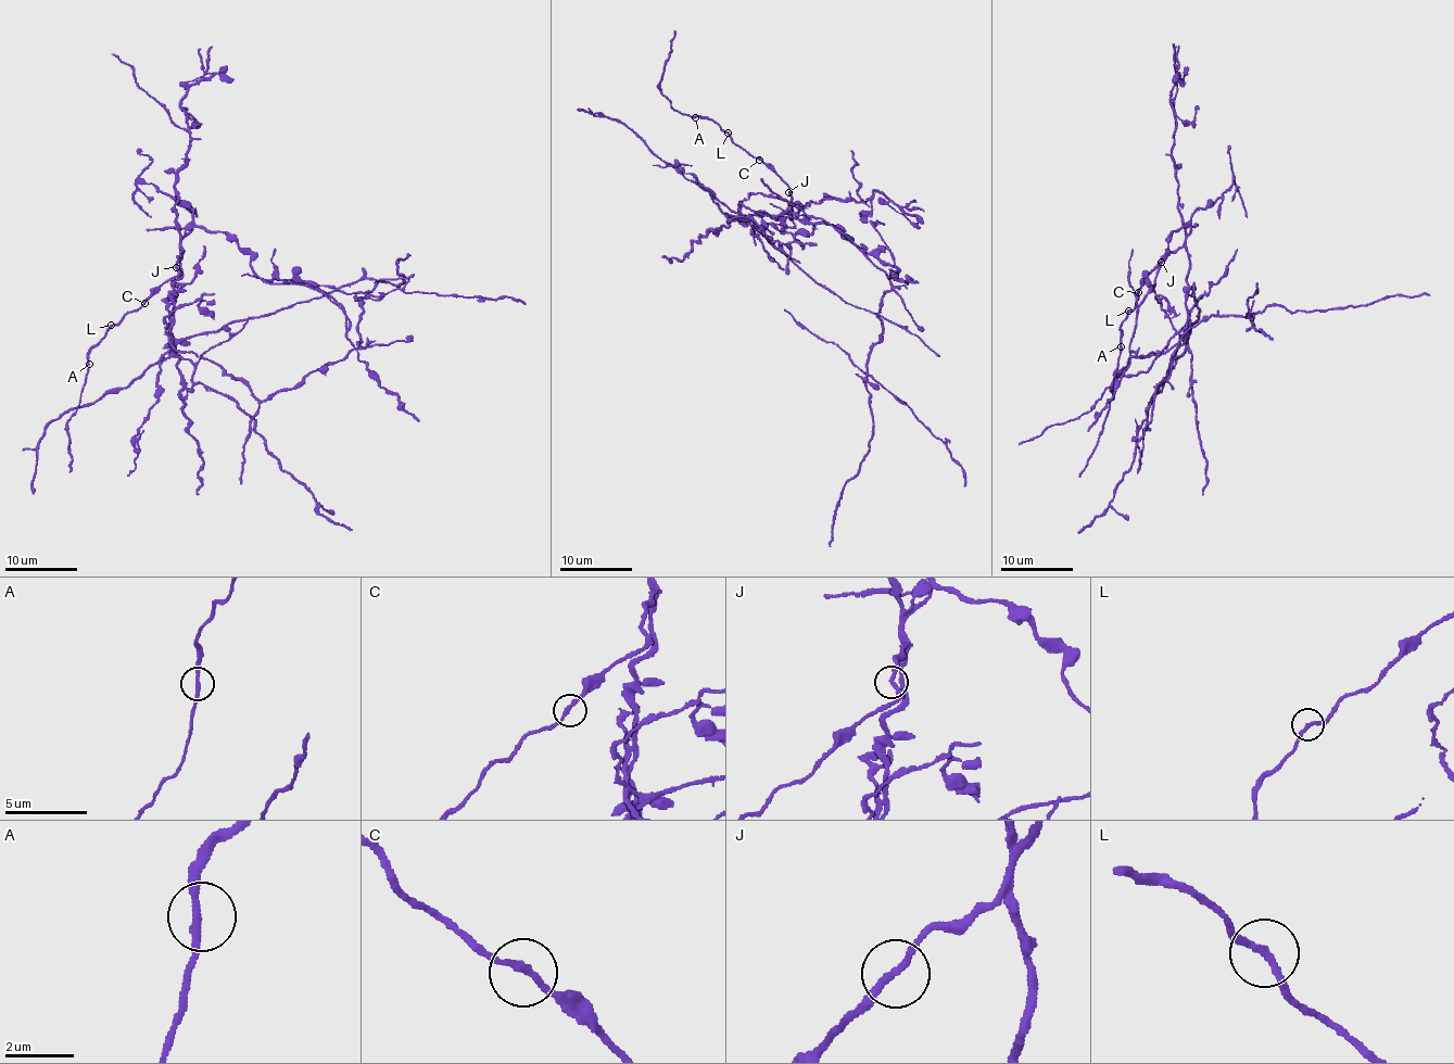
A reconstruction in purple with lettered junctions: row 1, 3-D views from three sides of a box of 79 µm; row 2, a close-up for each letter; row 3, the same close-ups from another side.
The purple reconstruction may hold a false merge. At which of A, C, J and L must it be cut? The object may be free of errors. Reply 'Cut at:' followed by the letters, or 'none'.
Cut at: J

